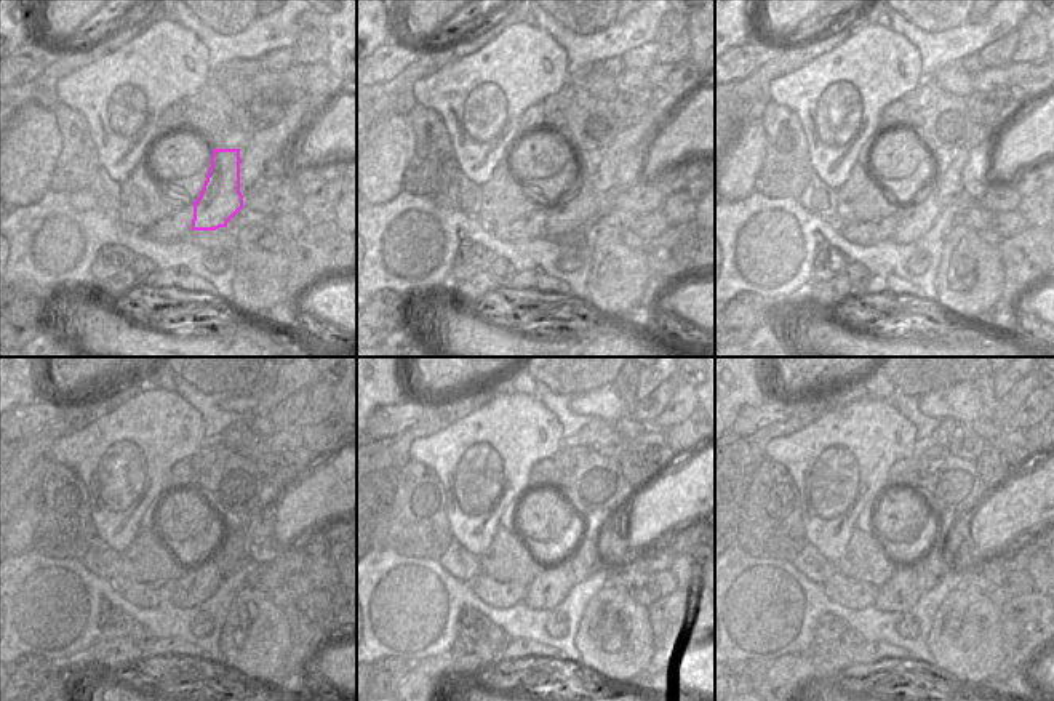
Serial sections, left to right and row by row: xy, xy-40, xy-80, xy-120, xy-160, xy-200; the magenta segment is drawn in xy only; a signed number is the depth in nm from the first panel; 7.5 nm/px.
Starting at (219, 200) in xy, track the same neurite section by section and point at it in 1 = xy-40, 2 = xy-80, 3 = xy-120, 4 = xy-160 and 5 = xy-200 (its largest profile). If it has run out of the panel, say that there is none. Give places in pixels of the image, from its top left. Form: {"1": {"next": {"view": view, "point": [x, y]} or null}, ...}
{"1": {"next": {"view": "xy-40", "point": [579, 208]}}, "2": {"next": {"view": "xy-80", "point": [915, 221]}}, "3": {"next": {"view": "xy-120", "point": [197, 583]}}, "4": {"next": {"view": "xy-160", "point": [550, 584]}}, "5": {"next": {"view": "xy-200", "point": [901, 592]}}}

